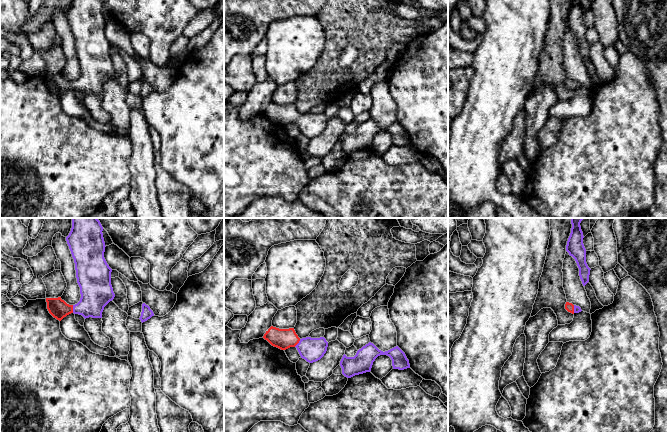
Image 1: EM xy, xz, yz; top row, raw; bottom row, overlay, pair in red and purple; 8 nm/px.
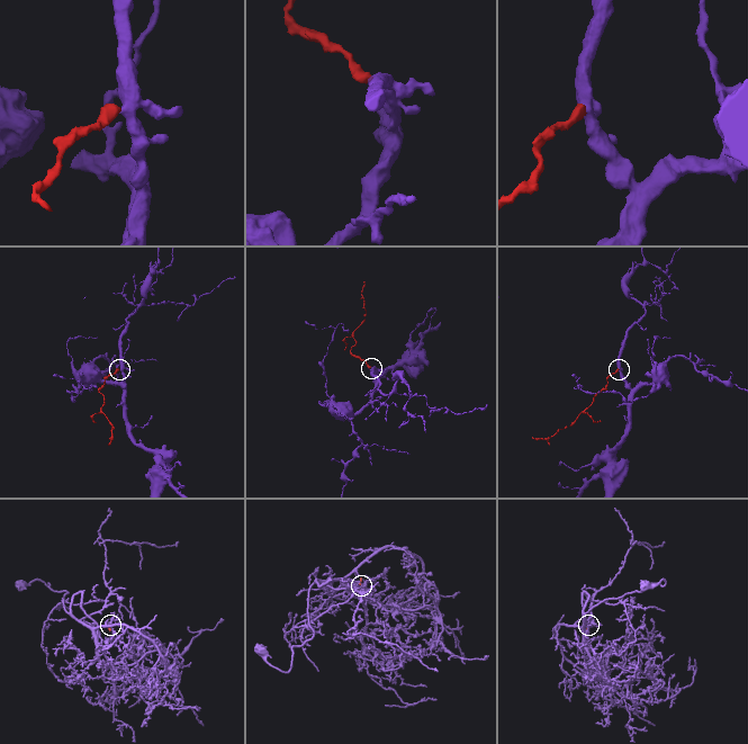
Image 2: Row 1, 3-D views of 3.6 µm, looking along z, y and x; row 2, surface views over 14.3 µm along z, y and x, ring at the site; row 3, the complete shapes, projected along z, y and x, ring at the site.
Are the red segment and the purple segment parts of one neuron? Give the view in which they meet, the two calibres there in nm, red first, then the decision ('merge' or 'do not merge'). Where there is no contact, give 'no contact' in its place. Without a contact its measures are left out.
contact in xy; calibres 160 and 260 nm; merge

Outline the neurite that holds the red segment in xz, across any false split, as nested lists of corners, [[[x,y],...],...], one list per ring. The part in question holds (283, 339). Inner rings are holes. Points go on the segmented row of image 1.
[[[271,326],[266,331],[263,338],[272,346],[281,350],[296,347],[301,358],[305,359],[309,363],[320,360],[326,353],[328,347],[328,342],[324,337],[306,337],[300,339],[294,328],[279,329]]]

